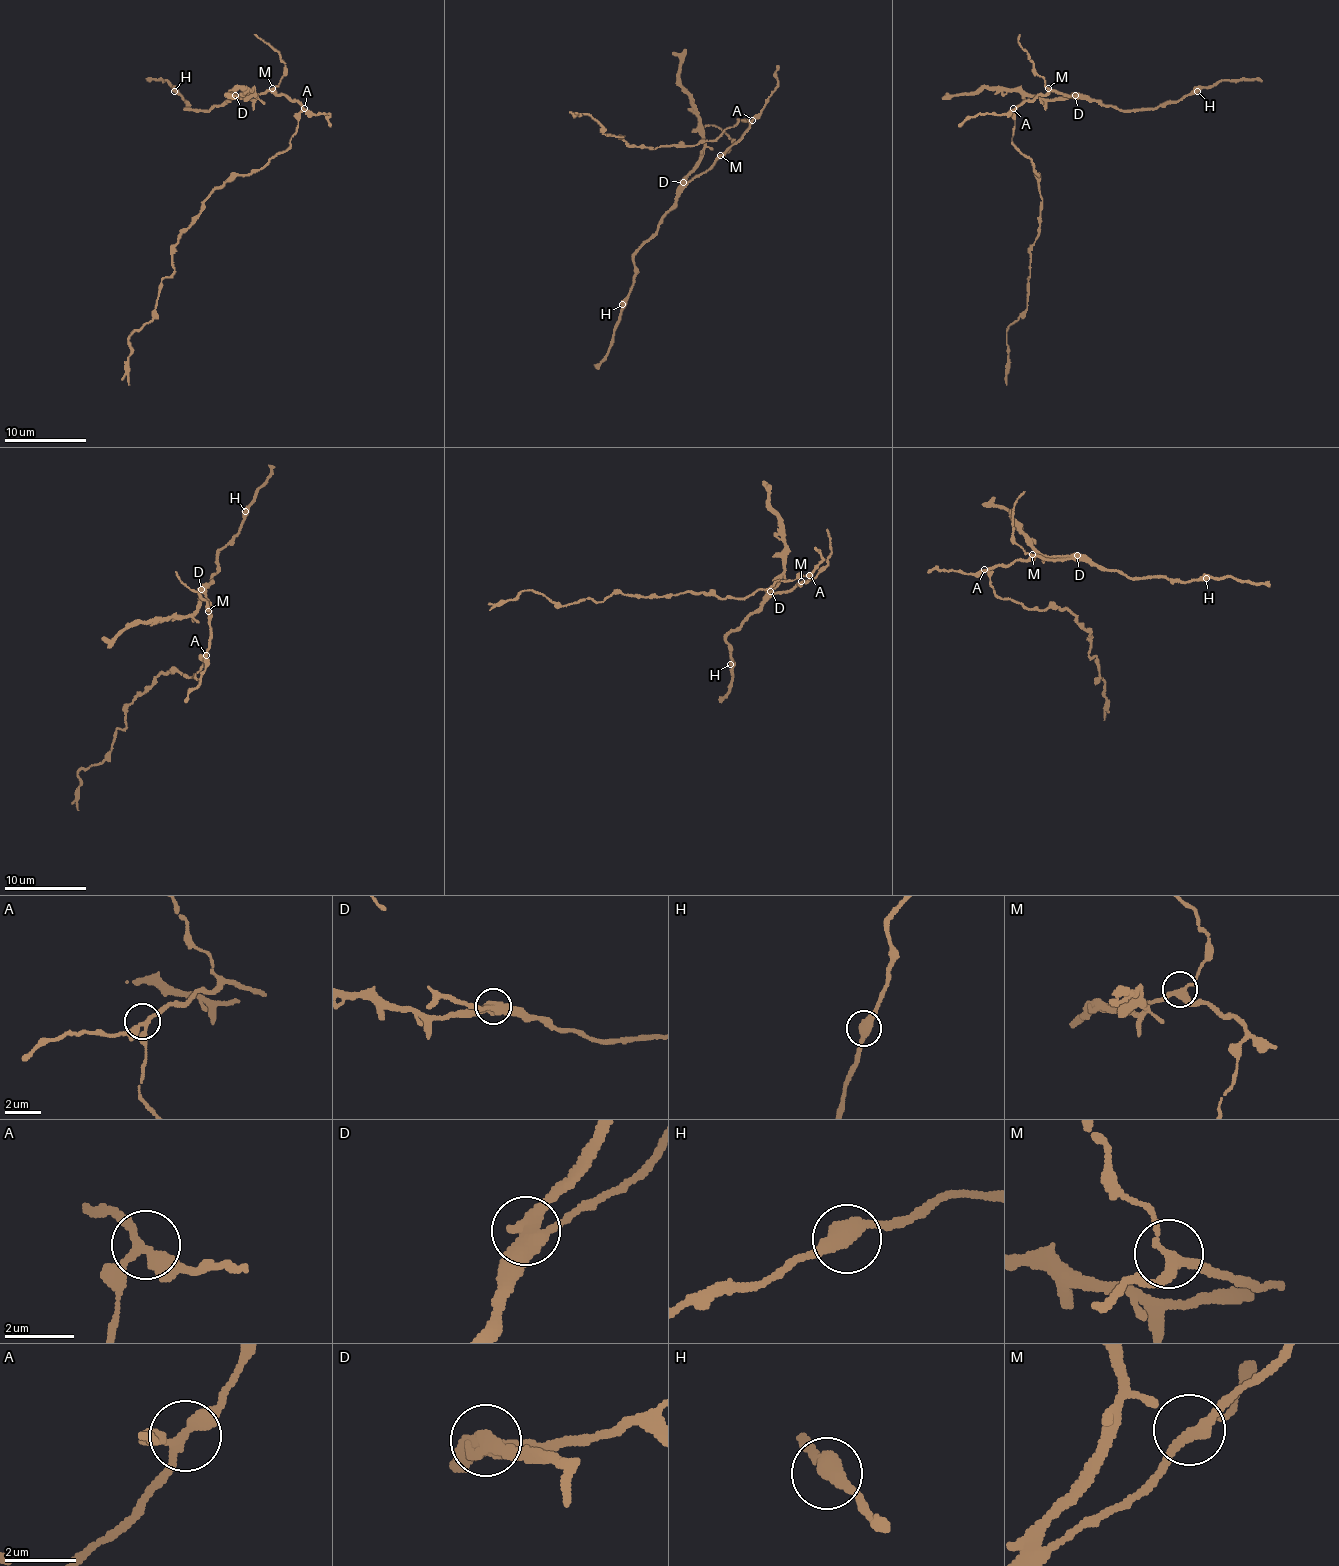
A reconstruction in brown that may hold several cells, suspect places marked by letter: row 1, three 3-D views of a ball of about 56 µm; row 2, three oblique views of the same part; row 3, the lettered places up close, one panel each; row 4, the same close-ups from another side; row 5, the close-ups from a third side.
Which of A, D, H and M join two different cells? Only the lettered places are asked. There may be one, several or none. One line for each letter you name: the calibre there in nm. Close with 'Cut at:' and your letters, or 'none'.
D: calibre 420 nm
Cut at: D

